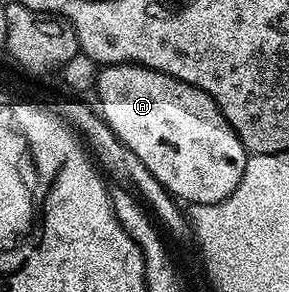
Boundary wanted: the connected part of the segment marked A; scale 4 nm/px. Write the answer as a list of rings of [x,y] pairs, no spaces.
[[[135,64],[105,65],[97,73],[94,90],[100,93],[98,110],[109,128],[146,164],[154,179],[174,199],[184,204],[218,204],[218,200],[226,200],[238,188],[250,155],[226,116],[222,116],[218,104],[206,92],[169,74]]]

